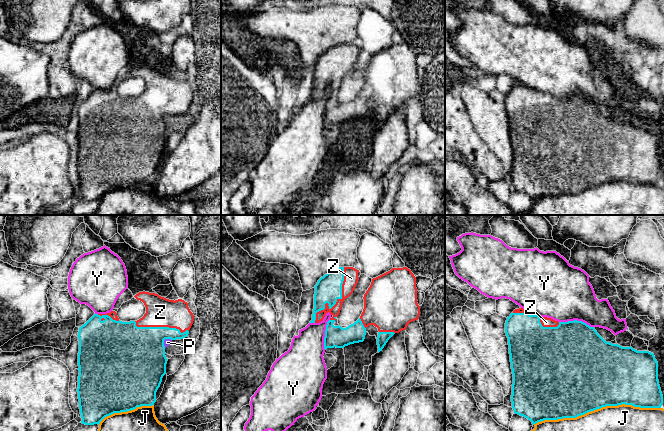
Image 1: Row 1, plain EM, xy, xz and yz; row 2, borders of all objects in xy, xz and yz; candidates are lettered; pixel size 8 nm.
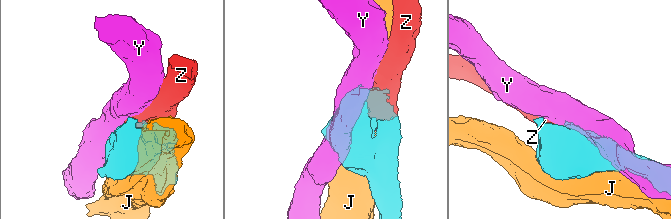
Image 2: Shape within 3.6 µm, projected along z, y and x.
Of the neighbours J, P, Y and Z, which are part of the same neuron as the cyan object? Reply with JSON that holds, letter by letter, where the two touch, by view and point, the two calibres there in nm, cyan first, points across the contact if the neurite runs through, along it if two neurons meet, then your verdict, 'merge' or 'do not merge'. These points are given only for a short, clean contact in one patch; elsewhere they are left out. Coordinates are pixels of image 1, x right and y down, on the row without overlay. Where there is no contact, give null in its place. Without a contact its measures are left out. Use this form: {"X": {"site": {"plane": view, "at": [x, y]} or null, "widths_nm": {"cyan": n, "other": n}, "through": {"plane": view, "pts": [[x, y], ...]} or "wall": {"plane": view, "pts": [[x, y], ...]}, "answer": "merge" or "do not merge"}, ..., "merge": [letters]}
{"J": {"site": {"plane": "yz", "at": [596, 185]}, "widths_nm": {"cyan": 500, "other": 500}, "answer": "do not merge"}, "P": {"site": {"plane": "xy", "at": [163, 117]}, "widths_nm": {"cyan": 460, "other": 60}, "answer": "do not merge"}, "Y": {"site": {"plane": "yz", "at": [576, 96]}, "widths_nm": {"cyan": 480, "other": 460}, "answer": "do not merge"}, "Z": {"site": {"plane": "xz", "at": [336, 77]}, "widths_nm": {"cyan": 220, "other": 120}, "answer": "merge"}, "merge": ["Z"]}

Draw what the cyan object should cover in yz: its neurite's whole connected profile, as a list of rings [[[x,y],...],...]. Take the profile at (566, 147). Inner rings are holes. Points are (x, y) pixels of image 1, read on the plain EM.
[[[519,84],[515,85],[505,99],[505,109],[508,114],[511,145],[513,150],[511,178],[515,190],[530,196],[532,200],[544,196],[558,196],[563,194],[576,194],[588,188],[606,182],[632,181],[640,184],[661,184],[663,171],[658,156],[658,138],[653,129],[649,127],[637,127],[630,123],[622,123],[618,120],[606,118],[595,106],[582,97],[558,98],[551,94],[540,93],[532,88]]]

